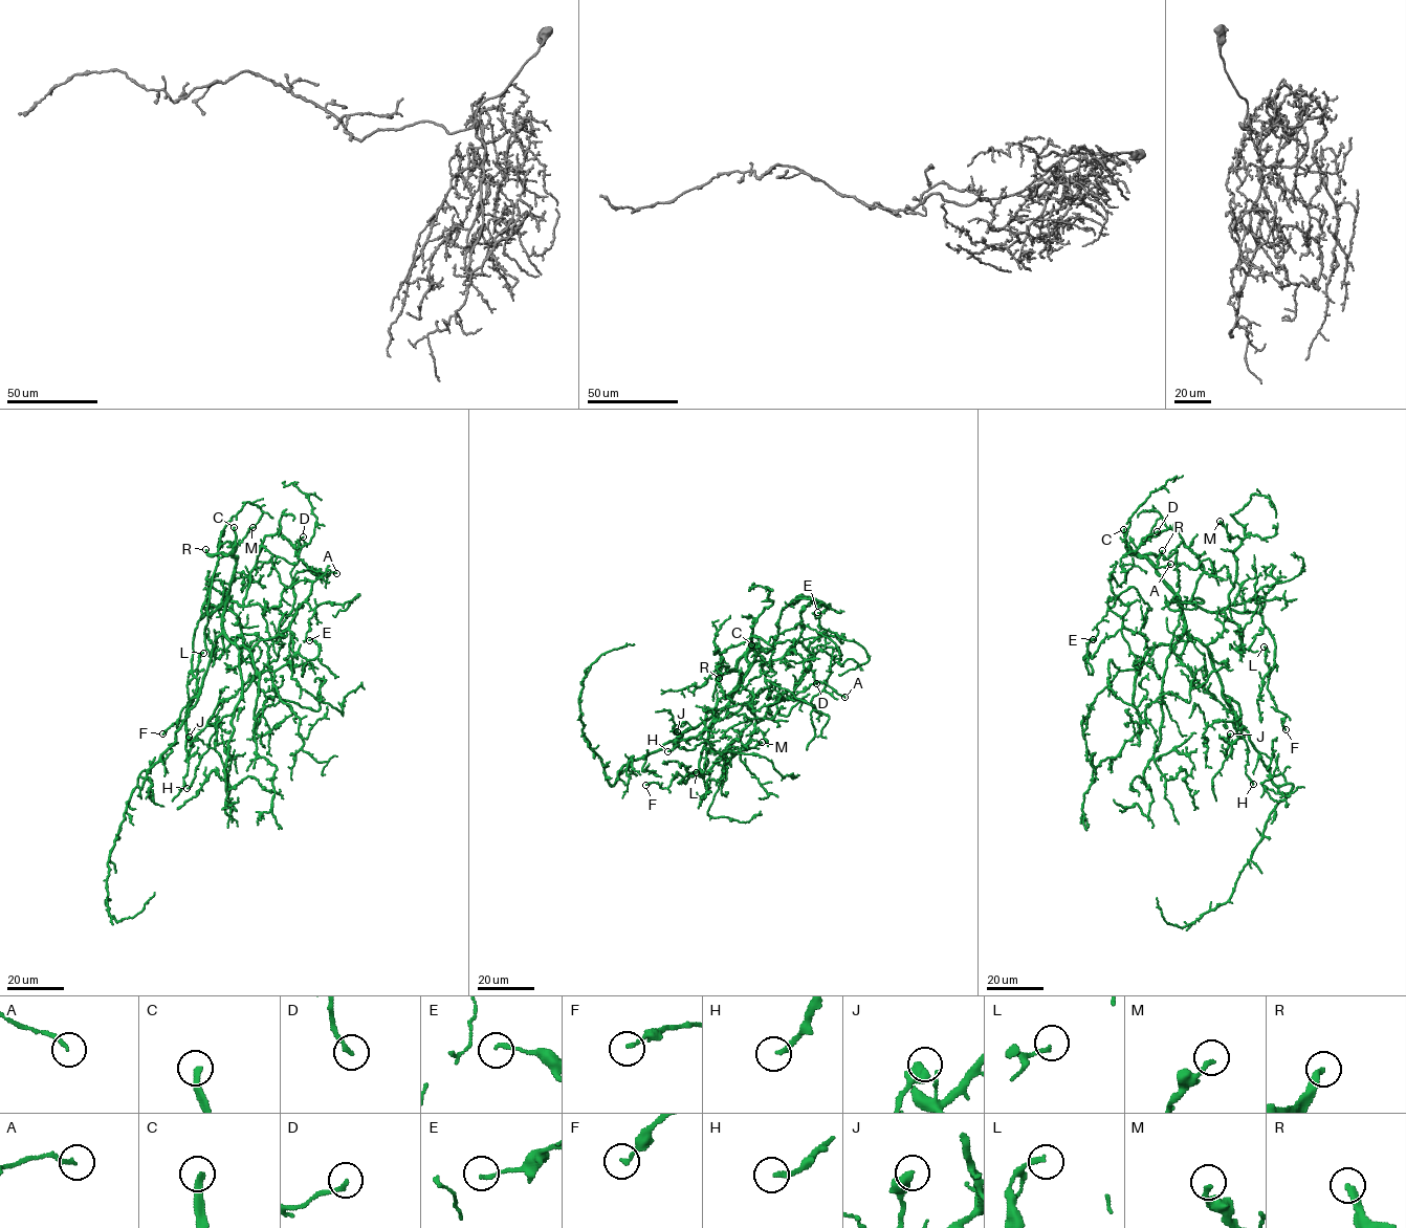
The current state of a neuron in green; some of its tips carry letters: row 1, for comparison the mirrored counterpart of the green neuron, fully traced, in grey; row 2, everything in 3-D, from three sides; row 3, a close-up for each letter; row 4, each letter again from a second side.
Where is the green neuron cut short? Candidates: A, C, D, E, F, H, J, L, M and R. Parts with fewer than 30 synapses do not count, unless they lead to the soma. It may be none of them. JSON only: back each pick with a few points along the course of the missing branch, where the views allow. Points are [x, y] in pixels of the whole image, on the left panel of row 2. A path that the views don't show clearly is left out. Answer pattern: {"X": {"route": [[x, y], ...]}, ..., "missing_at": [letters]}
{"C": {"route": [[234, 527], [239, 512], [280, 470], [292, 452]]}, "missing_at": ["C", "R"]}

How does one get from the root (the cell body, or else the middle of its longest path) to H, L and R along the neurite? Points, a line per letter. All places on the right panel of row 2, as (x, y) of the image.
H: (1217, 672), (1222, 693), (1238, 705), (1238, 738), (1233, 723), (1233, 711), (1248, 746), (1246, 774), (1253, 784)
L: (1217, 672), (1208, 650), (1185, 633), (1184, 602), (1208, 612), (1257, 612), (1275, 645), (1270, 671), (1264, 647)
R: (1217, 672), (1208, 650), (1185, 633), (1181, 601), (1173, 589), (1145, 557), (1138, 555), (1158, 555), (1162, 550)

